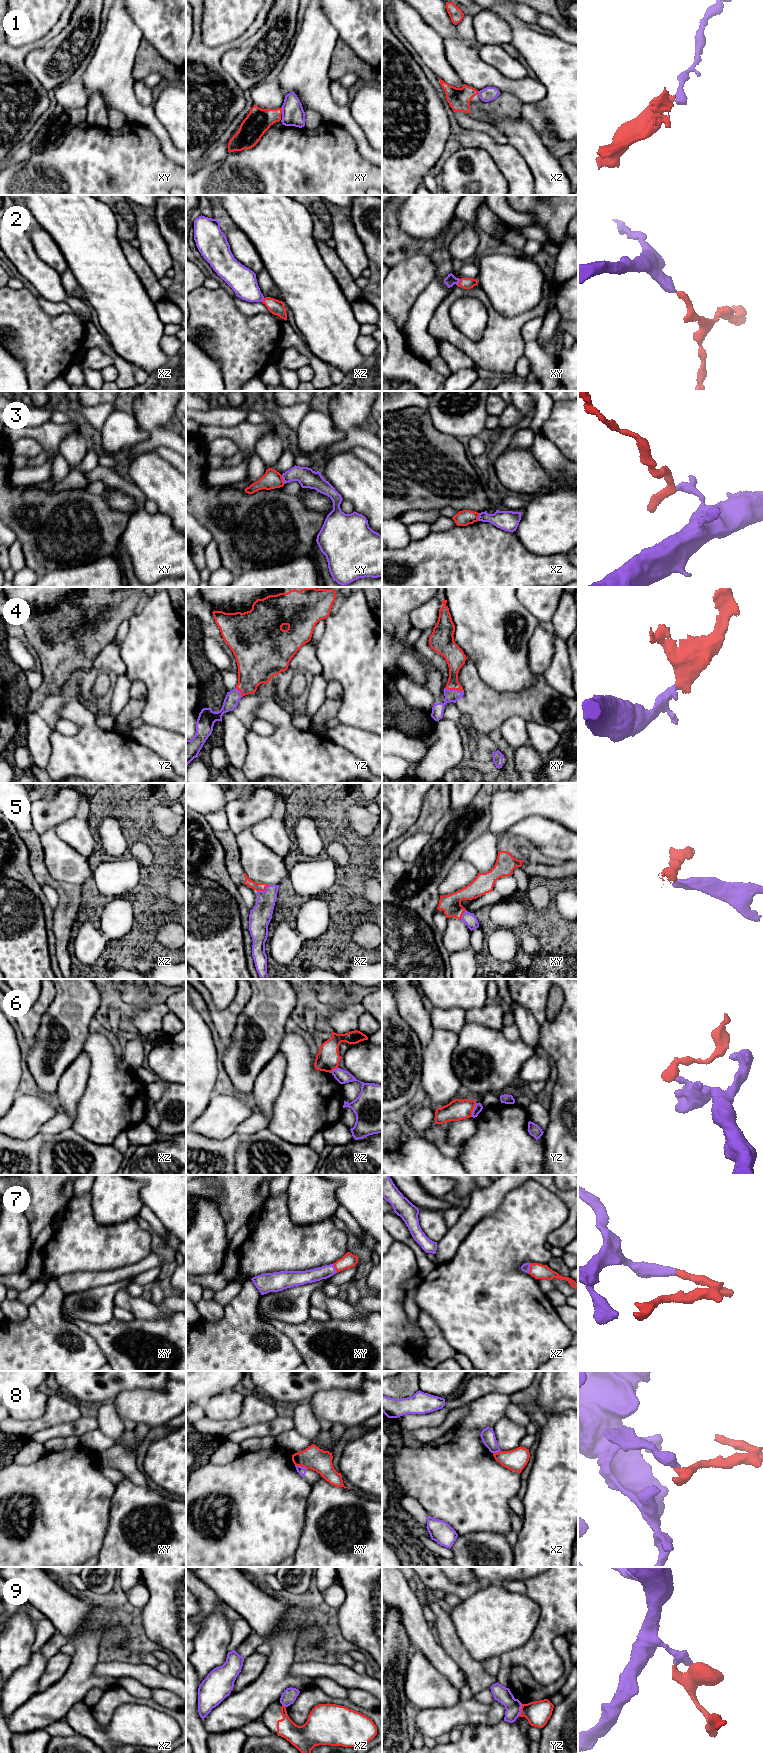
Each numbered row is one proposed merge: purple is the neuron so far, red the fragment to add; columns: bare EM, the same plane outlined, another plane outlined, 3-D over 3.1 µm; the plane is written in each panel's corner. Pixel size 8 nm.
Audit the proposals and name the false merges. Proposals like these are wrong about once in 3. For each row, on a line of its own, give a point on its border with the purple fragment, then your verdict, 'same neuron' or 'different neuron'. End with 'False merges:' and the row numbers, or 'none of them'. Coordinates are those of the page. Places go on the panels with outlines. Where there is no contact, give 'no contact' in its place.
1: meets purple in xy at (282, 110); different neuron
2: meets purple in xy at (458, 282); same neuron
3: meets purple in xy at (283, 479); different neuron
4: meets purple in xy at (454, 690); same neuron
5: meets purple in xz at (263, 891); same neuron
6: meets purple in yz at (473, 1110); different neuron
7: meets purple in xz at (529, 1268); same neuron
8: meets purple in xy at (301, 1467); different neuron
9: meets purple in yz at (520, 1710); different neuron
False merges: 1, 3, 6, 8, 9

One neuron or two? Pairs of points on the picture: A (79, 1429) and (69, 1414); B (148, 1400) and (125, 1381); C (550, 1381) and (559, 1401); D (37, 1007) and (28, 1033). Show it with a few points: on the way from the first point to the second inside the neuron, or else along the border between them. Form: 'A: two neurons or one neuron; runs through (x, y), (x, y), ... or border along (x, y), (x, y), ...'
A: two neurons; border along (81, 1415), (75, 1420), (55, 1424), (51, 1427)
B: two neurons; border along (159, 1389), (122, 1390), (114, 1399)
C: one neuron; runs through (555, 1386), (559, 1390), (559, 1396)
D: one neuron; runs through (35, 1013), (28, 1027)

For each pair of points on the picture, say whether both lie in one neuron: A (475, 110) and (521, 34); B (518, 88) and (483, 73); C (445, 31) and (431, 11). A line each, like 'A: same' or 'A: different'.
A: different
B: same
C: same

